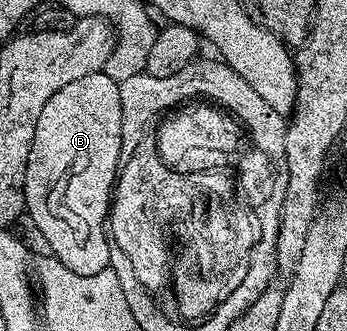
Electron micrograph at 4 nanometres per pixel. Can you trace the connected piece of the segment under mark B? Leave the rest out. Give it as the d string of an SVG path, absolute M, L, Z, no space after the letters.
M105 70L76 77L64 89L52 93L36 121L32 149L28 153L24 197L25 214L30 214L36 230L50 246L49 254L59 259L72 273L95 275L109 267L108 216L120 164L124 159L124 140L120 137L119 83L106 75Z

